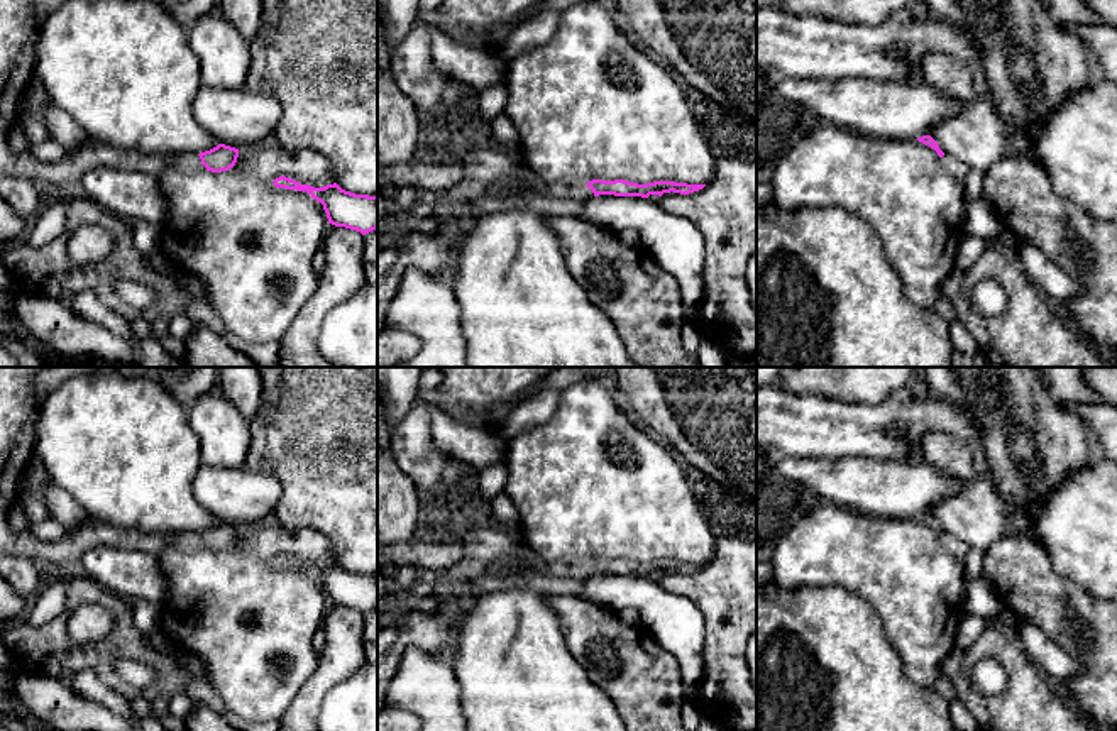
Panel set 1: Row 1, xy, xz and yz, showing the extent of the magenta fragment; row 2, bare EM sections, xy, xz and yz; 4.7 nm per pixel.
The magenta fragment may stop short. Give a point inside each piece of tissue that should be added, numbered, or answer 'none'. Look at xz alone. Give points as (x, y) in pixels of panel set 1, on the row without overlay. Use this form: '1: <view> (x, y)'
1: xz (532, 564)

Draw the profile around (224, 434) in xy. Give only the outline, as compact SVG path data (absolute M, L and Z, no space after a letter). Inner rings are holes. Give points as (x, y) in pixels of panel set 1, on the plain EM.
M218 391L195 401L190 425L200 440L201 464L244 467L250 447L250 423Z

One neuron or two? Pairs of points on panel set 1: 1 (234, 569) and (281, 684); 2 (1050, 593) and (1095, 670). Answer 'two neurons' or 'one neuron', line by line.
1: one neuron
2: one neuron

